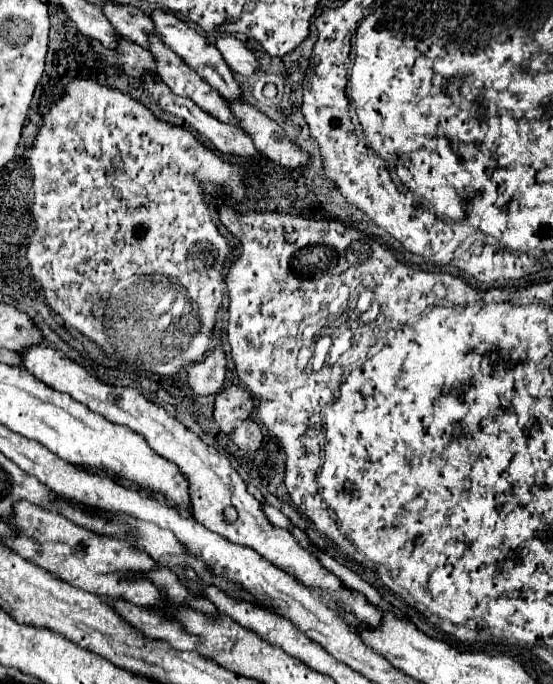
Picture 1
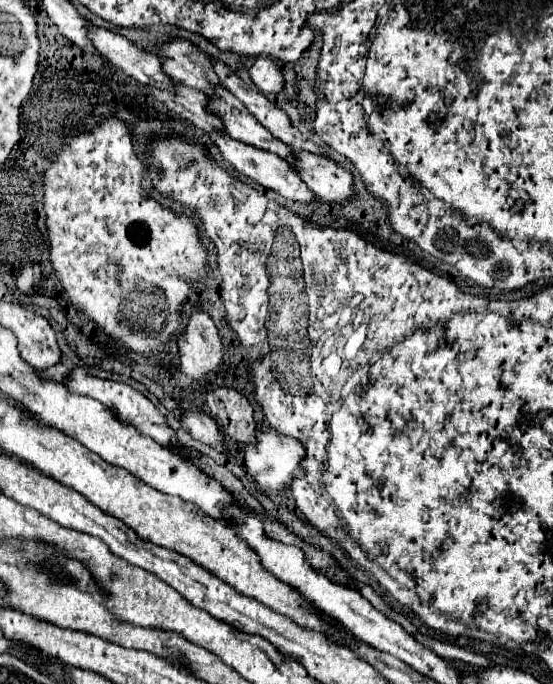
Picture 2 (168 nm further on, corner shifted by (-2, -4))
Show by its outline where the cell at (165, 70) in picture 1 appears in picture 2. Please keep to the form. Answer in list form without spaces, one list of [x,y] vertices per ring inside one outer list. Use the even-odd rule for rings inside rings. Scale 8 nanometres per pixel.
[[[217,87],[217,95],[211,97],[209,111],[217,113],[223,119],[227,135],[231,139],[259,147],[263,151],[271,151],[285,159],[289,165],[295,165],[297,159],[291,149],[285,143],[279,143],[279,139],[275,139],[259,121],[255,121],[253,115],[243,107],[243,103],[239,103],[239,99],[235,99],[235,95],[225,91],[223,87]]]

